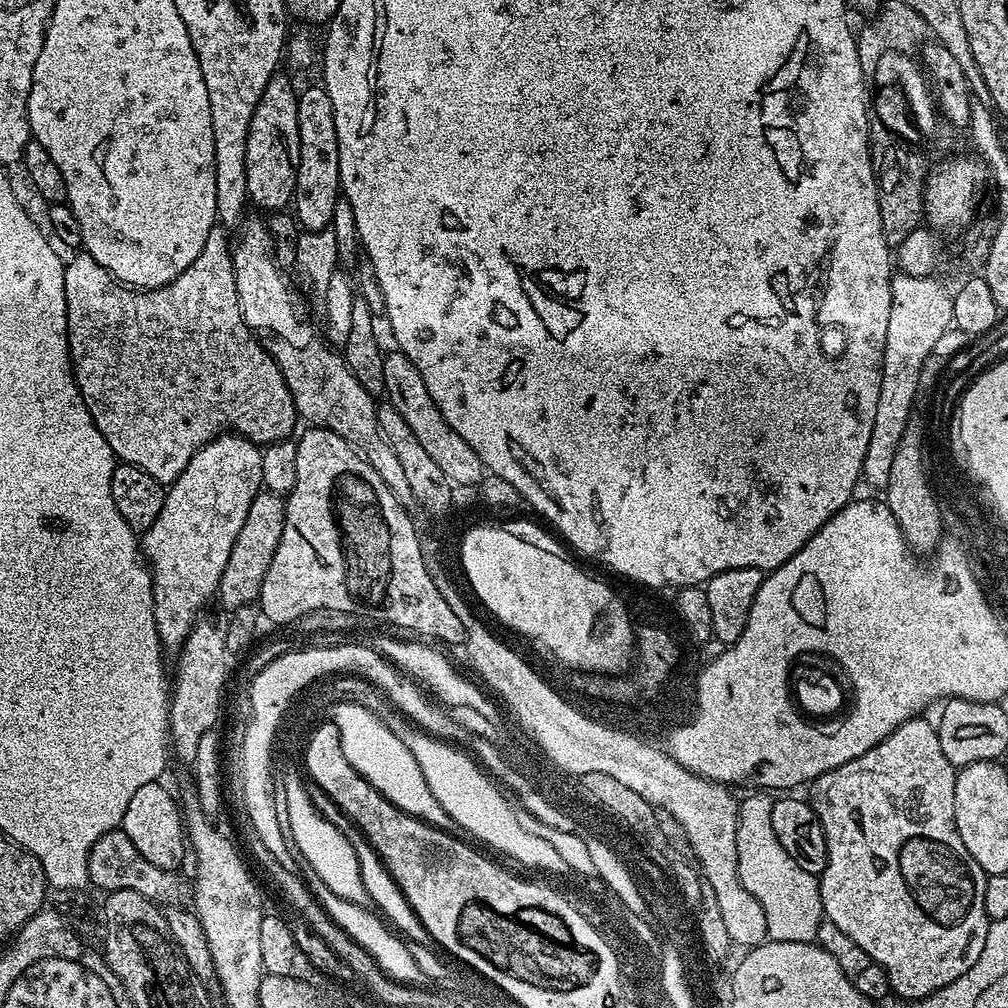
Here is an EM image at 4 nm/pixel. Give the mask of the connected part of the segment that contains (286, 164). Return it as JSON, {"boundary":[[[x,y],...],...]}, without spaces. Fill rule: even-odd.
{"boundary":[[[277,74],[270,78],[270,82],[266,82],[266,90],[262,90],[262,98],[258,102],[258,106],[254,106],[254,118],[250,118],[250,134],[246,138],[246,190],[248,191],[248,199],[253,205],[257,204],[260,208],[269,208],[270,211],[276,212],[279,208],[284,208],[293,203],[296,194],[296,167],[298,166],[298,102],[296,97],[297,89],[292,89],[292,84],[283,74]]]}

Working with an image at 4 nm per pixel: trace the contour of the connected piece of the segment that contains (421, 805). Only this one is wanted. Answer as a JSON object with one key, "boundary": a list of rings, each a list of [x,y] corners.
{"boundary":[[[338,702],[329,708],[328,714],[330,722],[339,728],[339,742],[342,746],[342,752],[346,756],[346,760],[360,774],[362,774],[383,796],[402,809],[406,813],[410,813],[414,817],[418,817],[432,827],[438,828],[441,832],[462,838],[467,835],[465,830],[458,826],[458,822],[442,809],[434,794],[430,791],[430,786],[426,784],[426,778],[423,777],[423,765],[416,760],[415,751],[403,745],[402,740],[396,734],[389,730],[387,723],[380,719],[371,711],[372,708],[367,705],[356,703]]]}

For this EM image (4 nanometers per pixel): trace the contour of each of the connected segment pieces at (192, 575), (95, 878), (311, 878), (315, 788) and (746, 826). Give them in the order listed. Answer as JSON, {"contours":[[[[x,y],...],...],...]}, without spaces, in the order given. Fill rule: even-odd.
{"contours":[[[[221,434],[212,440],[209,444],[203,444],[190,459],[189,464],[182,470],[181,476],[173,481],[170,487],[164,493],[164,505],[162,510],[158,510],[158,518],[142,534],[142,551],[145,561],[152,573],[152,597],[154,598],[154,618],[158,626],[160,642],[168,650],[179,650],[184,644],[184,640],[191,632],[196,619],[209,606],[208,599],[215,597],[220,590],[220,579],[222,570],[226,570],[226,562],[230,558],[230,550],[234,550],[234,538],[238,538],[238,530],[242,530],[242,522],[246,522],[246,514],[250,514],[250,502],[262,490],[262,458],[260,457],[261,449],[253,440],[248,440],[244,436],[235,434]]],[[[113,830],[98,838],[88,855],[87,866],[89,883],[94,888],[101,888],[101,893],[134,890],[134,894],[142,894],[142,898],[164,906],[176,906],[183,901],[180,899],[184,896],[184,884],[176,877],[177,873],[150,866],[150,862],[146,862],[146,858],[134,850],[134,842],[130,842],[122,830]]],[[[309,866],[304,869],[307,873],[305,886],[312,891],[312,897],[323,906],[324,911],[332,917],[332,921],[342,930],[346,930],[346,934],[350,934],[354,943],[360,944],[369,952],[377,967],[387,977],[414,986],[414,976],[422,976],[422,968],[420,965],[416,965],[416,960],[412,957],[411,950],[413,951],[413,949],[375,911],[340,898],[326,886],[326,883],[322,882],[314,869]]],[[[307,781],[305,783],[308,798],[318,813],[336,827],[337,830],[346,838],[350,846],[354,848],[360,864],[360,874],[366,891],[370,894],[373,905],[379,913],[407,940],[413,945],[418,944],[422,948],[429,950],[436,948],[436,939],[422,926],[420,919],[417,918],[416,911],[409,906],[408,900],[401,892],[401,888],[392,879],[392,875],[386,870],[381,858],[372,848],[372,845],[365,838],[364,832],[334,802],[332,798],[317,783]]],[[[756,790],[745,800],[739,801],[738,822],[736,823],[736,853],[738,854],[738,874],[742,886],[758,898],[762,910],[766,914],[766,926],[768,927],[768,940],[781,940],[782,942],[802,942],[811,944],[818,934],[818,926],[826,918],[822,906],[822,894],[820,893],[820,881],[817,876],[802,870],[786,850],[782,850],[782,842],[774,836],[774,826],[770,824],[773,797],[767,791]]]]}

